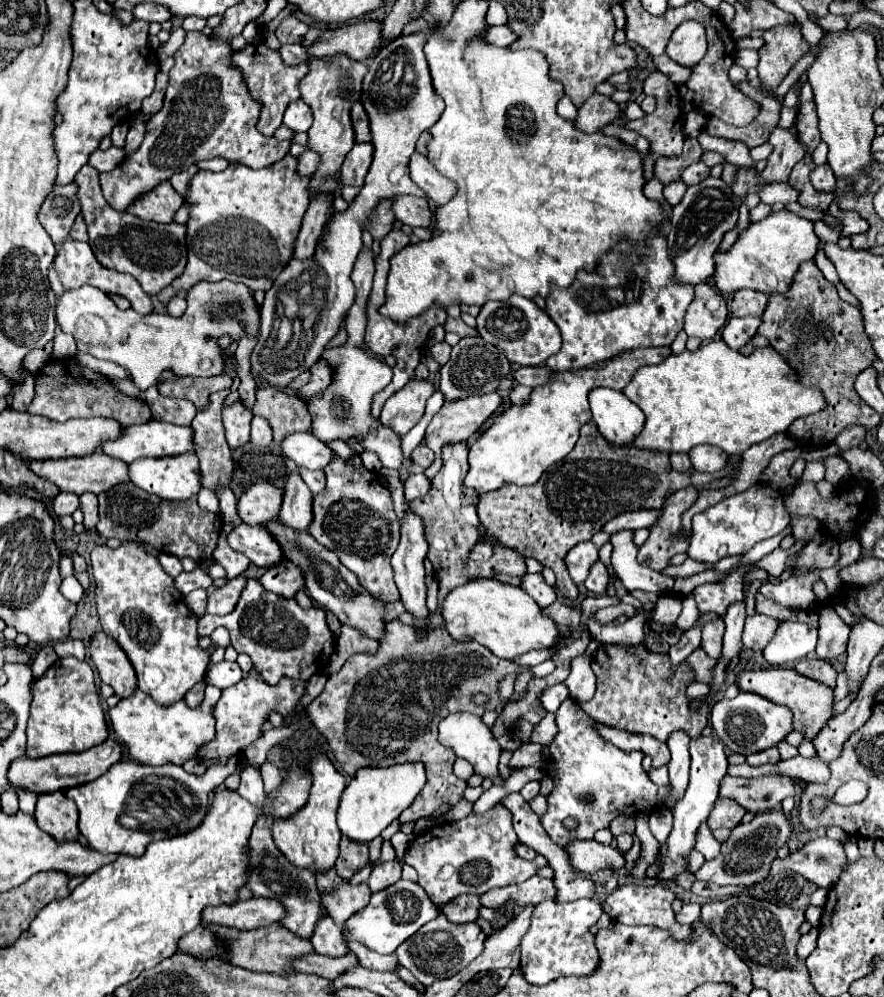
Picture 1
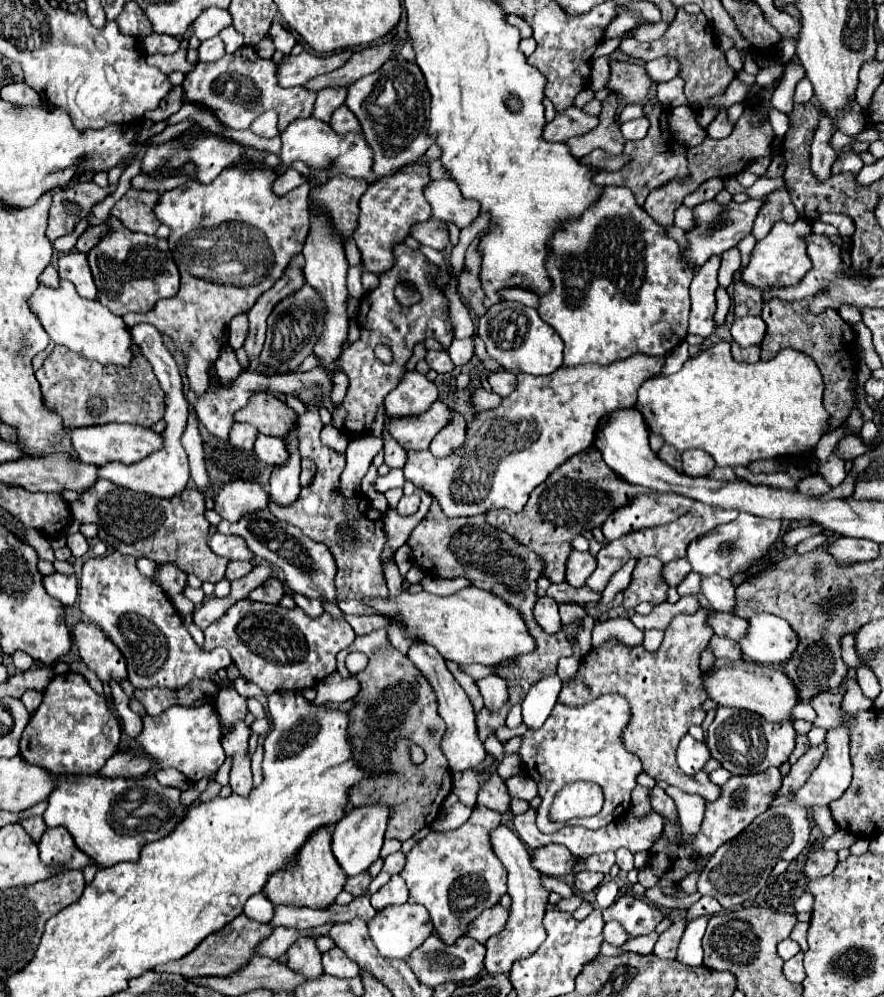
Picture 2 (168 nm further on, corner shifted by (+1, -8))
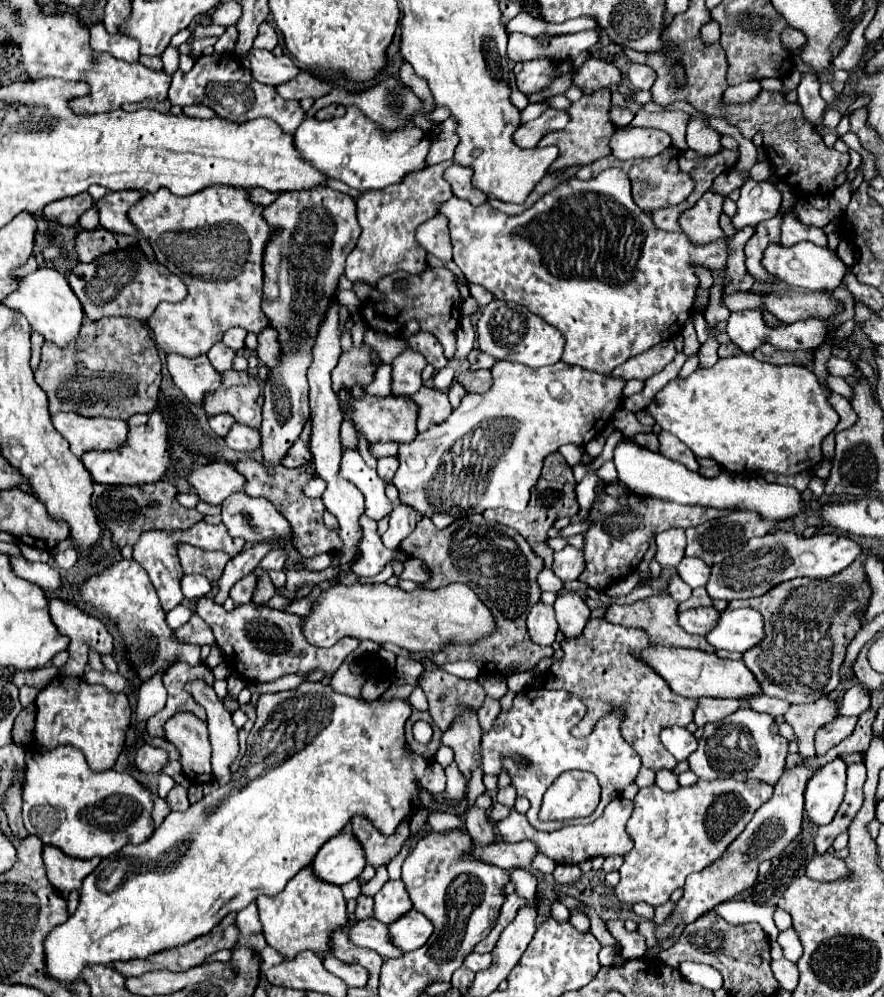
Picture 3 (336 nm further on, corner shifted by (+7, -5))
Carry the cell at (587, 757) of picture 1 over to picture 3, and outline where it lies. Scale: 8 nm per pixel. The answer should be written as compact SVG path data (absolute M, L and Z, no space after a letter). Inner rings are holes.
M525 688L521 690L509 712L501 712L493 722L489 732L483 732L481 738L481 756L483 756L483 772L499 774L501 766L505 766L511 774L511 784L517 788L519 796L525 796L531 802L527 812L527 820L537 830L553 832L571 824L589 824L601 816L605 806L619 798L623 790L635 782L641 760L637 752L625 742L621 736L621 720L625 712L613 706L597 724L587 738L573 738L571 730L585 718L585 702L579 696L573 696L565 690L547 690L543 688ZM565 770L587 770L593 772L601 784L601 802L597 810L589 818L575 818L565 822L541 822L537 812L541 808L541 798L551 782Z

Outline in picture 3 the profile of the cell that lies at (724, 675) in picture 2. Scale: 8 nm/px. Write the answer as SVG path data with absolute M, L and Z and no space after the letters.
M653 646L639 654L655 672L659 672L669 688L685 698L701 698L701 696L713 696L713 698L735 698L743 700L745 696L757 696L761 692L761 684L757 684L757 678L753 678L753 672L745 666L743 660L727 660L719 658L705 650L687 650L687 648L661 648Z

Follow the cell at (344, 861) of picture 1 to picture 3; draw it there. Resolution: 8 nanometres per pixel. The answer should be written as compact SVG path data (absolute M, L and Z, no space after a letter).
M359 894L355 918L363 920L363 918L369 918L369 916L373 916L373 898L367 896L367 894Z

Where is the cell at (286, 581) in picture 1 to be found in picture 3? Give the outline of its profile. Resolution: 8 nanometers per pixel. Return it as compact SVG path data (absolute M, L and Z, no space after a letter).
M251 572L249 576L241 578L229 592L229 598L239 606L239 604L247 604L253 600L253 594L257 590L257 574Z

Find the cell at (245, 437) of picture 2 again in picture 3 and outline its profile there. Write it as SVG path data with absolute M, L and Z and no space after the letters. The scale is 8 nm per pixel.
M217 414L217 416L209 418L211 430L221 438L225 438L225 432L229 432L229 428L233 428L233 424L235 424L233 416L227 416L227 414Z

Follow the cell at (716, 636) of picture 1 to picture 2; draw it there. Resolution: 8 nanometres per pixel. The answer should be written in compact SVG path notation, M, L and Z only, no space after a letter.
M713 635L709 647L713 649L715 657L723 657L723 659L729 659L729 661L737 661L737 659L743 657L742 651L739 651L739 647L735 643L731 643L729 639L719 639L717 635Z

